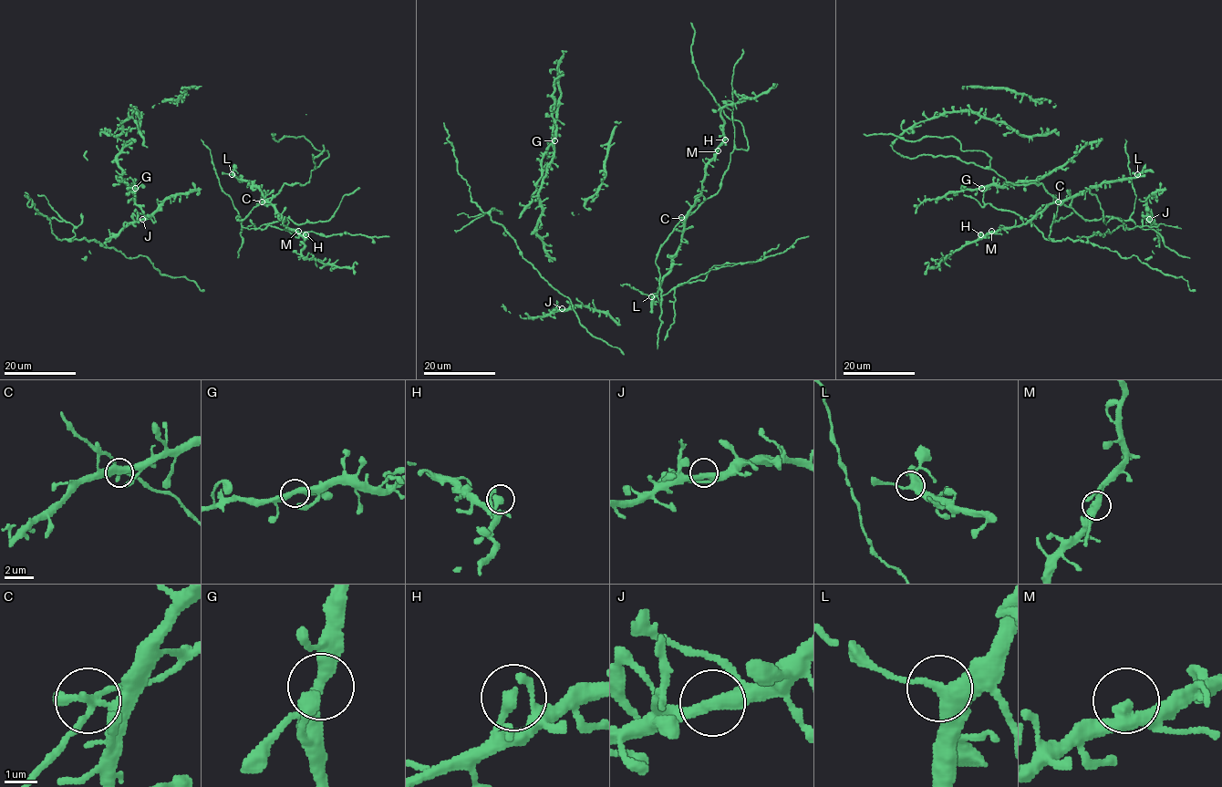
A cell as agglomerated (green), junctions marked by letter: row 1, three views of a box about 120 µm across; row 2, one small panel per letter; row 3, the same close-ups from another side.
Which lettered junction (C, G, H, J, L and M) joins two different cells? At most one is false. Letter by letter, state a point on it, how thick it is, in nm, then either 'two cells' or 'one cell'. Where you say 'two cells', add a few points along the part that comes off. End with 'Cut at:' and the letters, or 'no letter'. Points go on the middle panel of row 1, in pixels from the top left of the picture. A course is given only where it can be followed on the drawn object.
C: at (681, 217); 320 nm thick; one cell
G: at (554, 140); 380 nm thick; one cell
H: at (725, 139); 320 nm thick; one cell
J: at (562, 308); 360 nm thick; one cell
L: at (651, 296); 320 nm thick; one cell
M: at (718, 150); 440 nm thick; one cell
Cut at: no letter

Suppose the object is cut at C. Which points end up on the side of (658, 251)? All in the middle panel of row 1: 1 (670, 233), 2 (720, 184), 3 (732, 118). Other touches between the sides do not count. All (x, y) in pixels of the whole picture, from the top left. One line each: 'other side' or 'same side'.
1: same side
2: same side
3: same side

